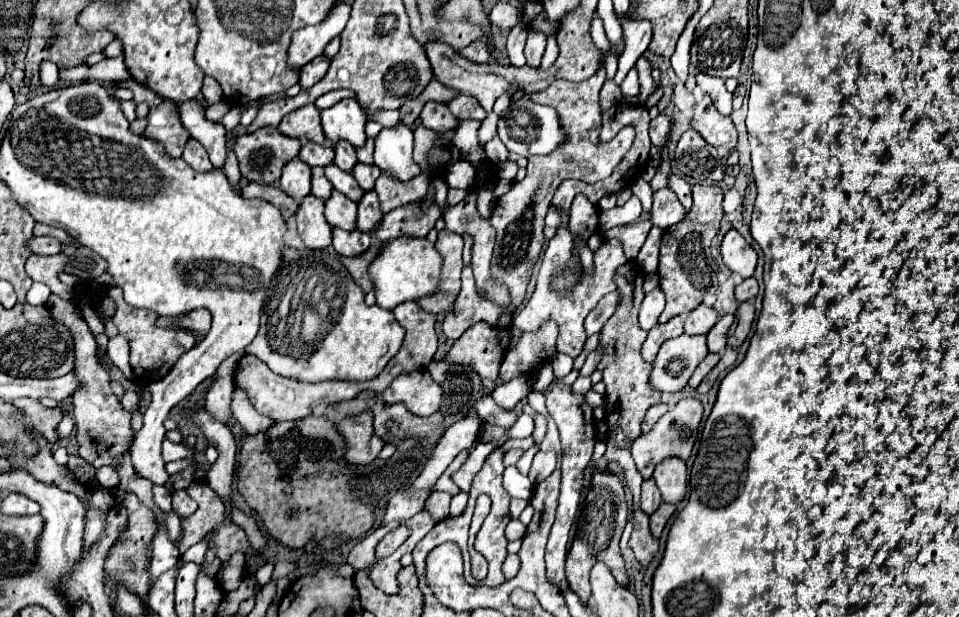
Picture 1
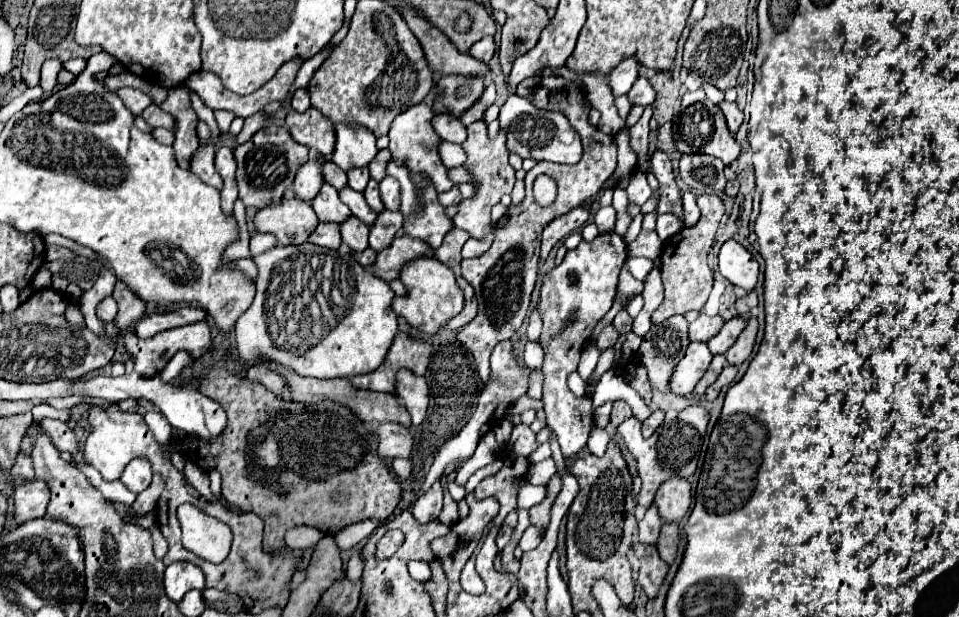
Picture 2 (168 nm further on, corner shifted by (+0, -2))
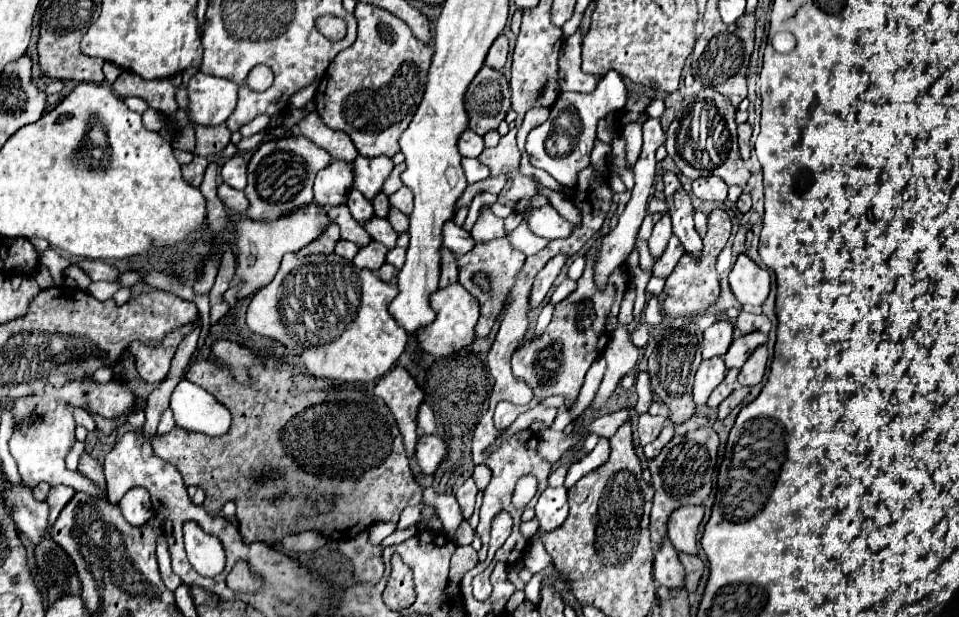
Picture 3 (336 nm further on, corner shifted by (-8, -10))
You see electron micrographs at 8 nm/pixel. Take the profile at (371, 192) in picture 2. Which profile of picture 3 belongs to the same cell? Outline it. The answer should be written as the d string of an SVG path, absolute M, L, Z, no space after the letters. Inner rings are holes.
M390 207L390 213L388 213L388 223L394 227L396 233L404 233L408 231L408 217L404 213L400 213L396 207Z

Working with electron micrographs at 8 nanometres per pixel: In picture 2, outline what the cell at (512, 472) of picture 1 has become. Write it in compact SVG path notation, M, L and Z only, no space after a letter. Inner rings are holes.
M526 483L524 487L520 487L520 495L518 495L518 507L520 509L530 509L536 503L542 503L546 497L548 489L542 485L530 485Z

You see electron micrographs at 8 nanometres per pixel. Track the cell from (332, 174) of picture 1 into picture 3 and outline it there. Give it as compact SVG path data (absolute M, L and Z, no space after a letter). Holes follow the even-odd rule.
M374 215L372 219L368 219L368 223L362 223L362 225L364 225L364 229L370 233L372 239L380 241L380 243L386 245L388 249L392 249L392 247L396 245L396 237L398 237L398 233L388 225L386 219L380 219L380 217Z

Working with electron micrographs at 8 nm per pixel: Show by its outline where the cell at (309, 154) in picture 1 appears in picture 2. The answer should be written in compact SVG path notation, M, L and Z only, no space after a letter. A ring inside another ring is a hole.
M332 161L324 163L324 179L326 183L330 183L336 191L342 191L348 185L348 177L344 171L340 171L338 165L334 165Z

